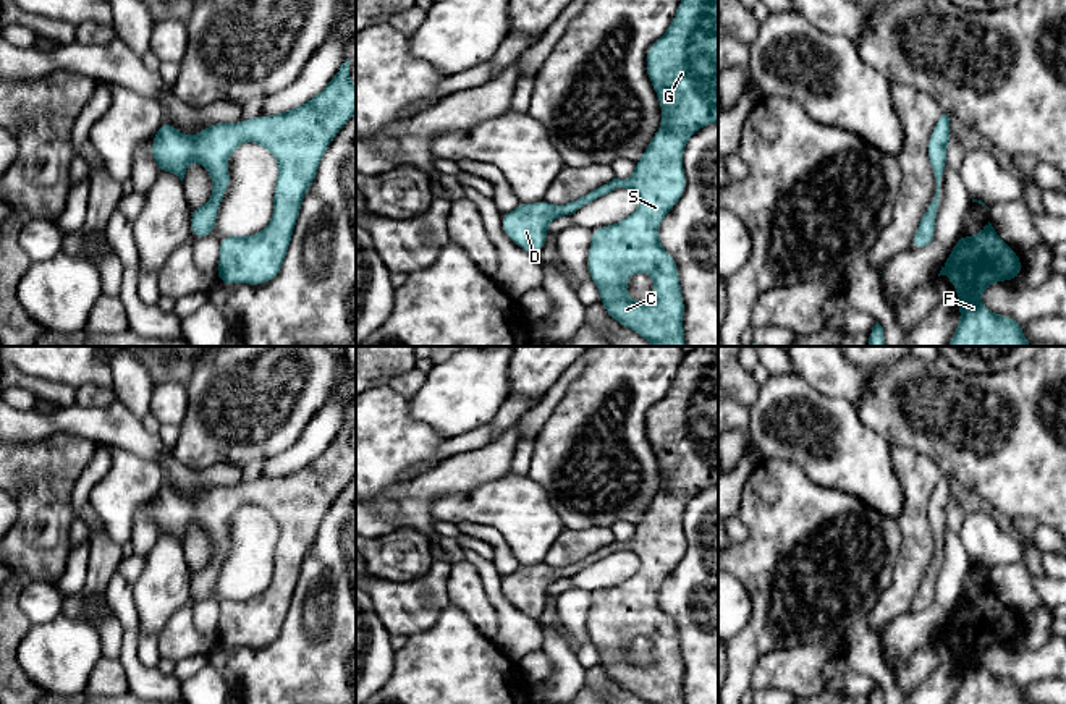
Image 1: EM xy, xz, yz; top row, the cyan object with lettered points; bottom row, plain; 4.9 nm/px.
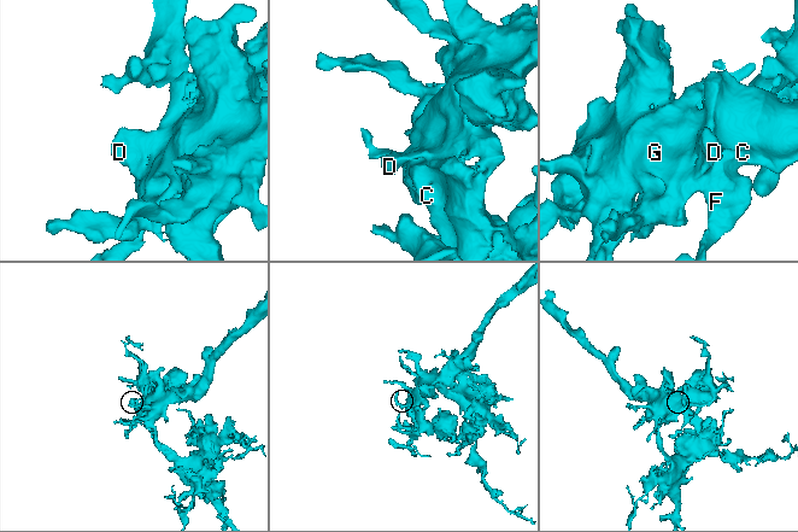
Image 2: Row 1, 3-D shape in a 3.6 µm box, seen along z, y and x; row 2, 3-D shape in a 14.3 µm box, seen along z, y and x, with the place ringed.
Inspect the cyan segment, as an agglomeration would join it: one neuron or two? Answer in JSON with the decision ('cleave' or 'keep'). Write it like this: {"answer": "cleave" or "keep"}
{"answer": "keep"}

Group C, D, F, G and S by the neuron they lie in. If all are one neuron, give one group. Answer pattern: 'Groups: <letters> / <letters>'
Groups: C D F G S

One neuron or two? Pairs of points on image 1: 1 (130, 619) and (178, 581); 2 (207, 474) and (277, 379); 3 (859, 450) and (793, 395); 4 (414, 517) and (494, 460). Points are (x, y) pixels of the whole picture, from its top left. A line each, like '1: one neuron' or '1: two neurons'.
1: two neurons
2: two neurons
3: one neuron
4: one neuron

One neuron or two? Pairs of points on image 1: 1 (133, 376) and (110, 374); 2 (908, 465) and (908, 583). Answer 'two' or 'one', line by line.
1: one
2: one

